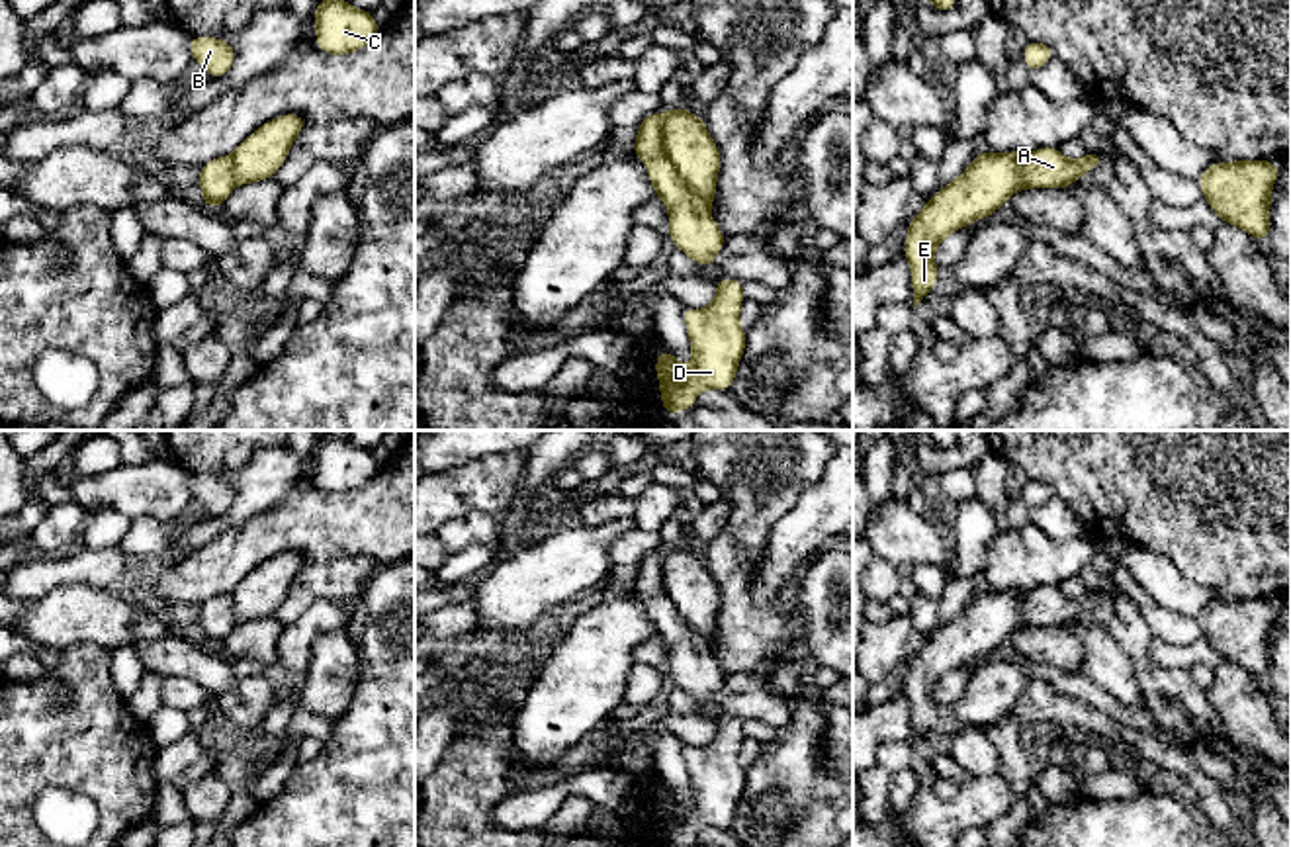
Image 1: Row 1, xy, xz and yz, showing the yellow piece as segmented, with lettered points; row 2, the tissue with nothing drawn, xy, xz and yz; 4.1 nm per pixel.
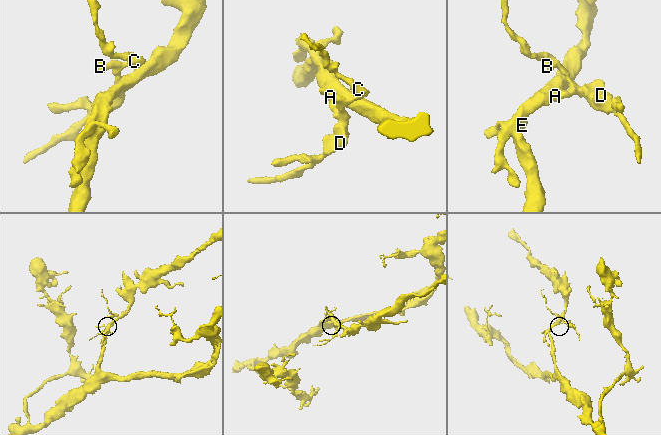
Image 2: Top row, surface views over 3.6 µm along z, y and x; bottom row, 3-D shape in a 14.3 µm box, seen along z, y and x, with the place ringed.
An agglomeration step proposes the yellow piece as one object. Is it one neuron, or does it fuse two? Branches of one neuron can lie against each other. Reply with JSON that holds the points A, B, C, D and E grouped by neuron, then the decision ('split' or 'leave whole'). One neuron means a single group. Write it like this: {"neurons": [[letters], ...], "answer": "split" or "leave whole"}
{"neurons": [["A", "B", "C", "D"], ["E"]], "answer": "split"}

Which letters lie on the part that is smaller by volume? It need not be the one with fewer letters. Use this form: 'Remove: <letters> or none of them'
Remove: A, B, C, D

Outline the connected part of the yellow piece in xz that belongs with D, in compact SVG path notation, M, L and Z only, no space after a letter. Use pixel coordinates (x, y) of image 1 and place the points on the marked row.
M720 278L716 290L708 307L681 311L692 364L681 366L665 346L655 360L665 417L690 409L704 389L732 389L747 340L747 333L739 327L743 284Z

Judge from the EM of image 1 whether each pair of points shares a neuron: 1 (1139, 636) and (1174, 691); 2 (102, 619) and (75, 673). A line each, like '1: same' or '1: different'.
1: same
2: different

